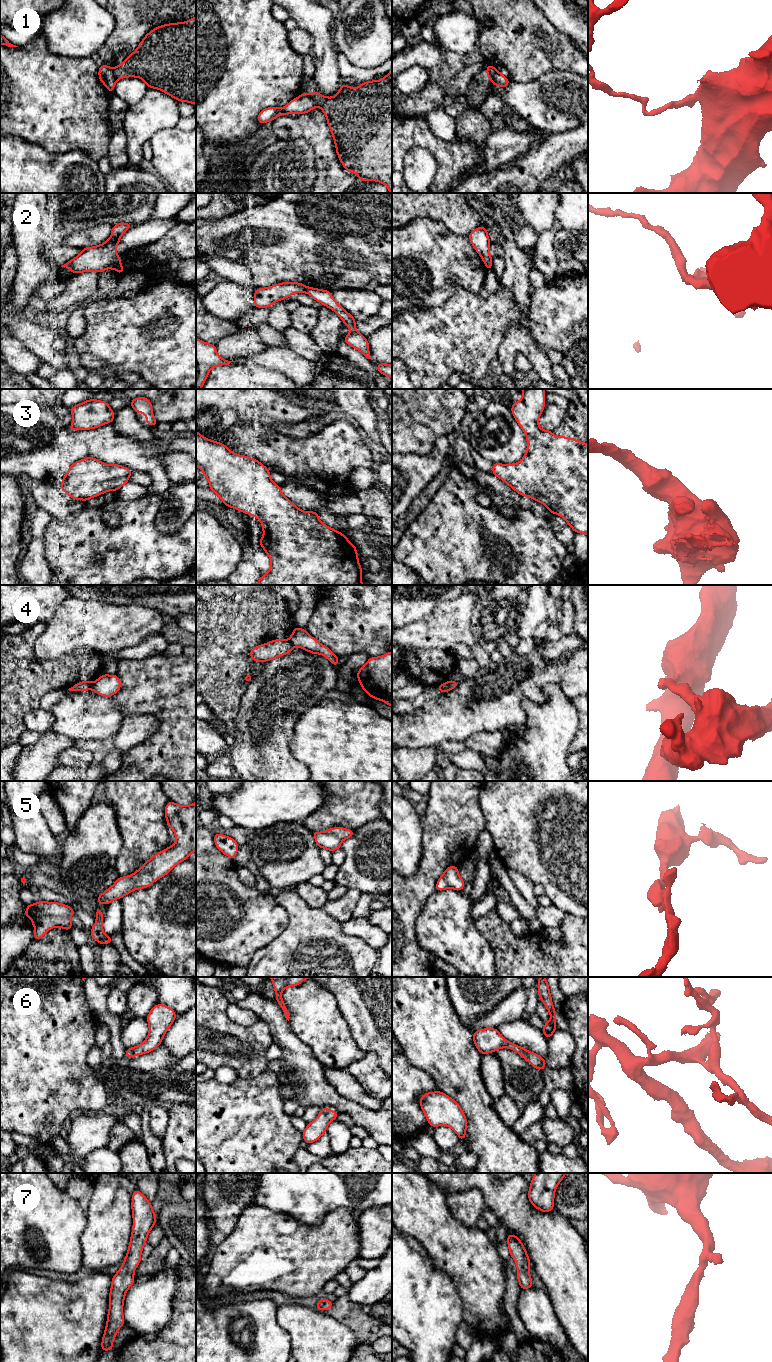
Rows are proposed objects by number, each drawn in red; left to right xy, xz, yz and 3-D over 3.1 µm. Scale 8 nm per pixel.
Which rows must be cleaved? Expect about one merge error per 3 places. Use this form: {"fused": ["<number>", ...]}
{"fused": ["1", "2", "4"]}

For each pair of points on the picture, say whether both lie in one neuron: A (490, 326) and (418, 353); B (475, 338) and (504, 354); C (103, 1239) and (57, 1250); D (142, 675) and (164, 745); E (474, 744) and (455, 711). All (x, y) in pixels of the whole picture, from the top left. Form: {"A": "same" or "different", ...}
{"A": "same", "B": "different", "C": "different", "D": "same", "E": "different"}

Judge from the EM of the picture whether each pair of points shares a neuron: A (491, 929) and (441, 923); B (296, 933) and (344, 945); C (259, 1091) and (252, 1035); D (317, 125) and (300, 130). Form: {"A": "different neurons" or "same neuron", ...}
{"A": "different neurons", "B": "same neuron", "C": "different neurons", "D": "same neuron"}

